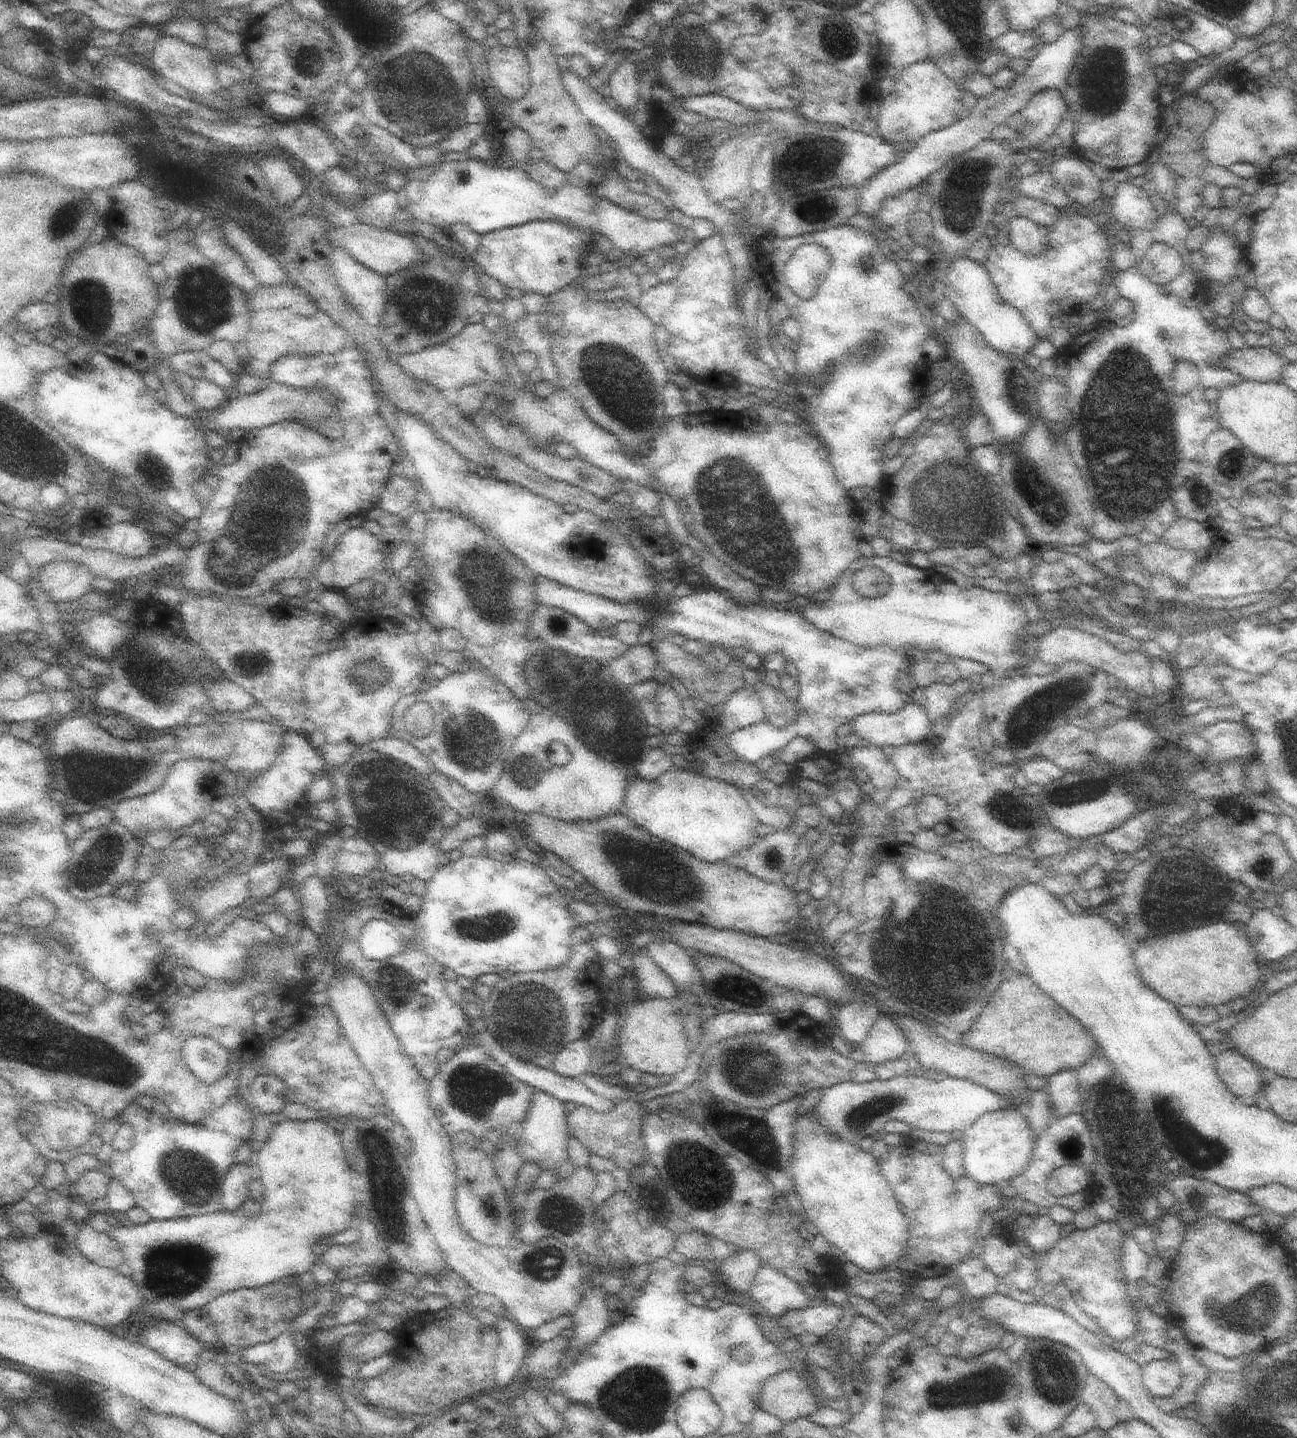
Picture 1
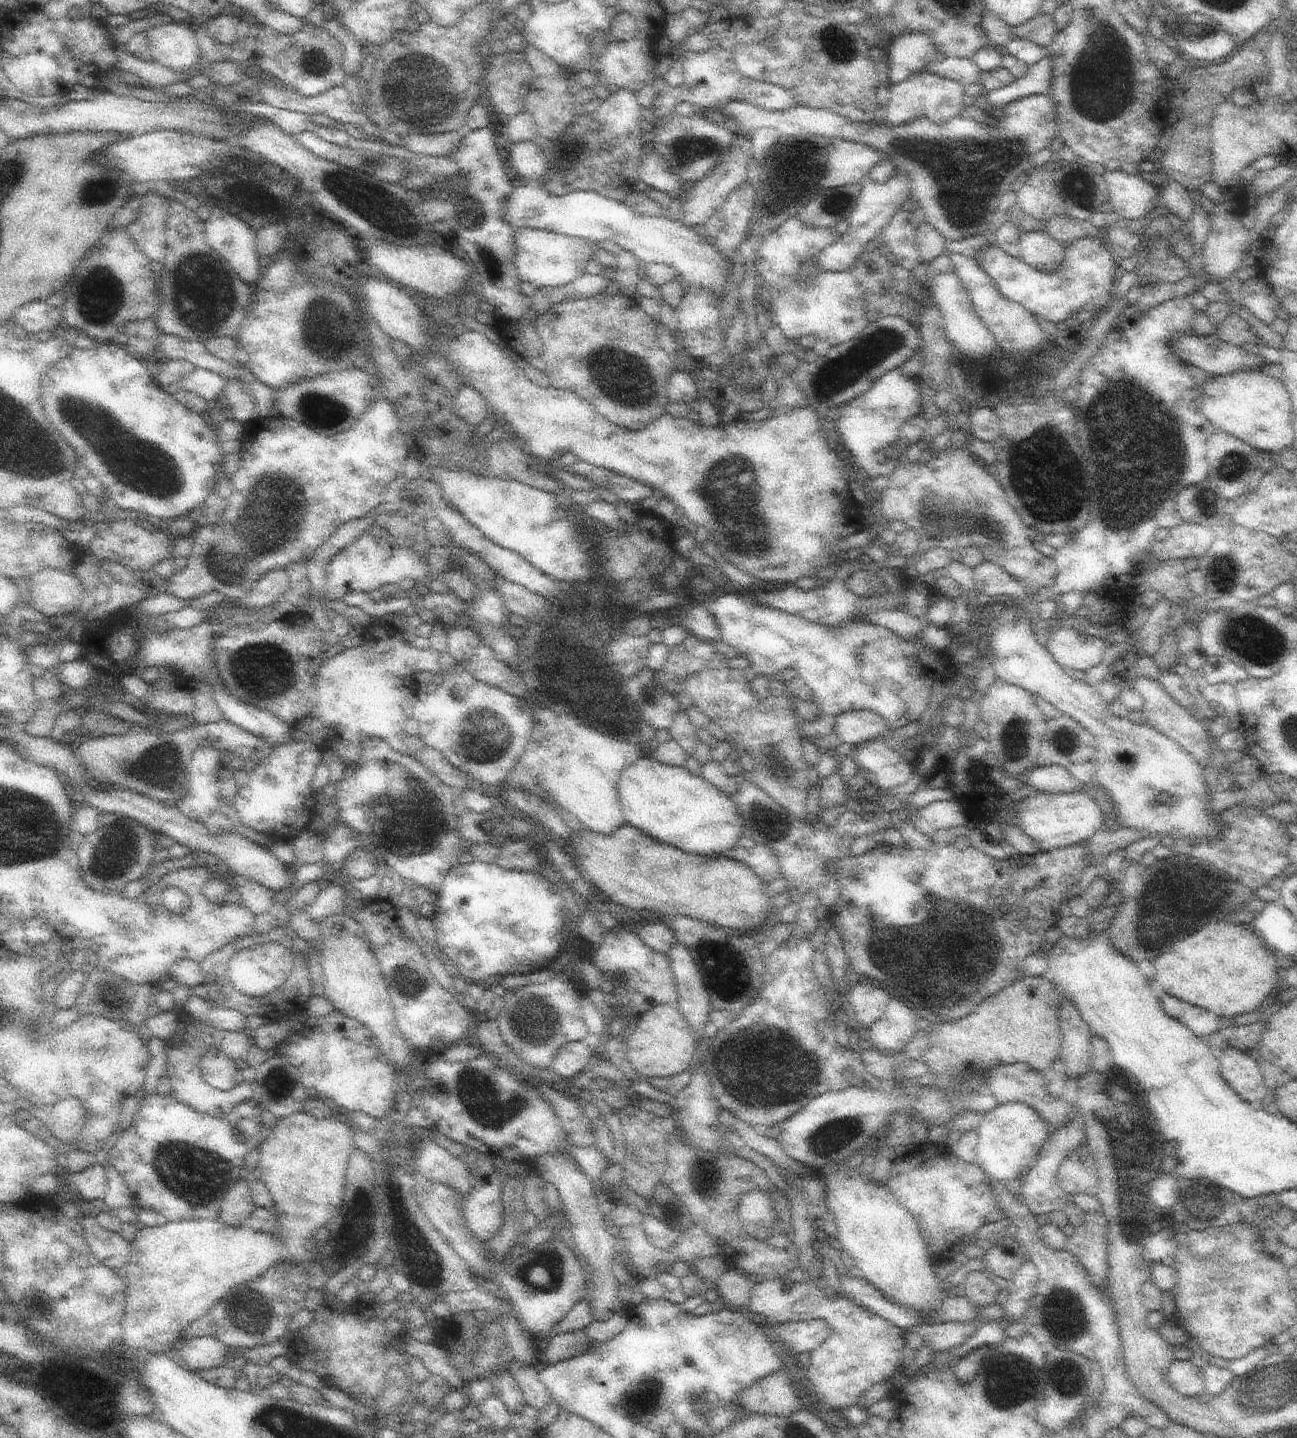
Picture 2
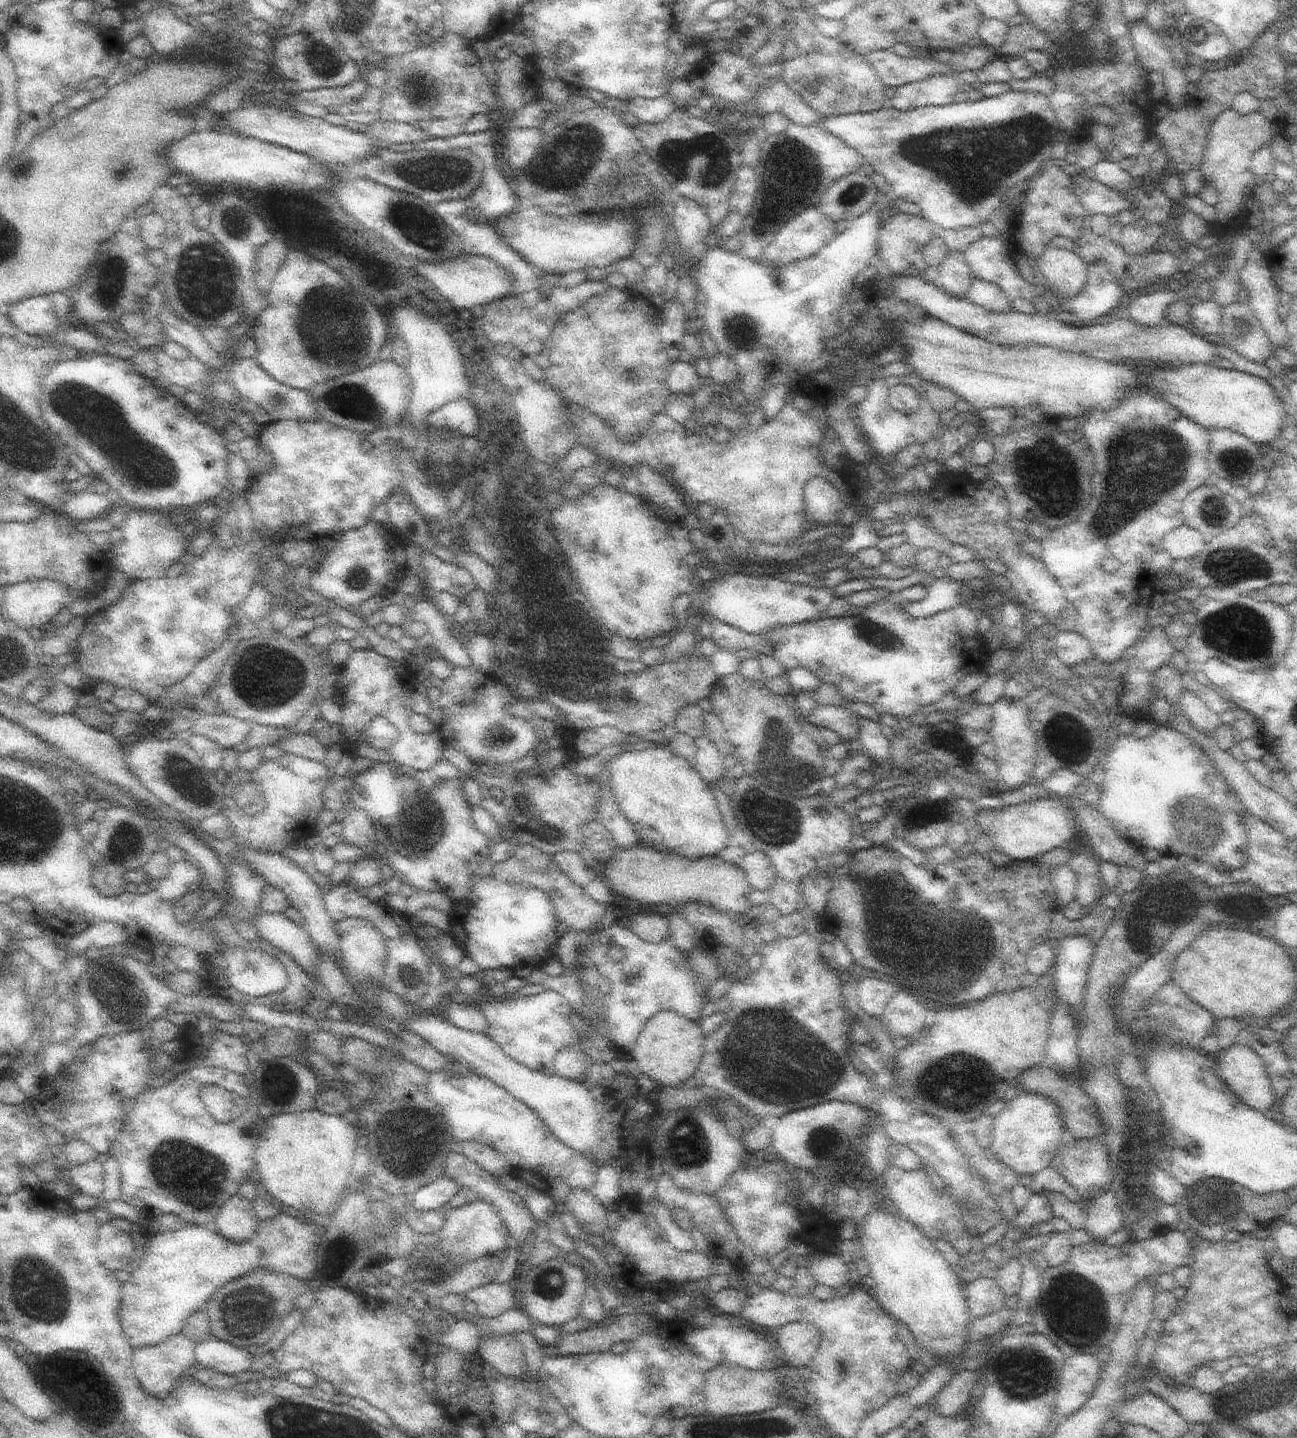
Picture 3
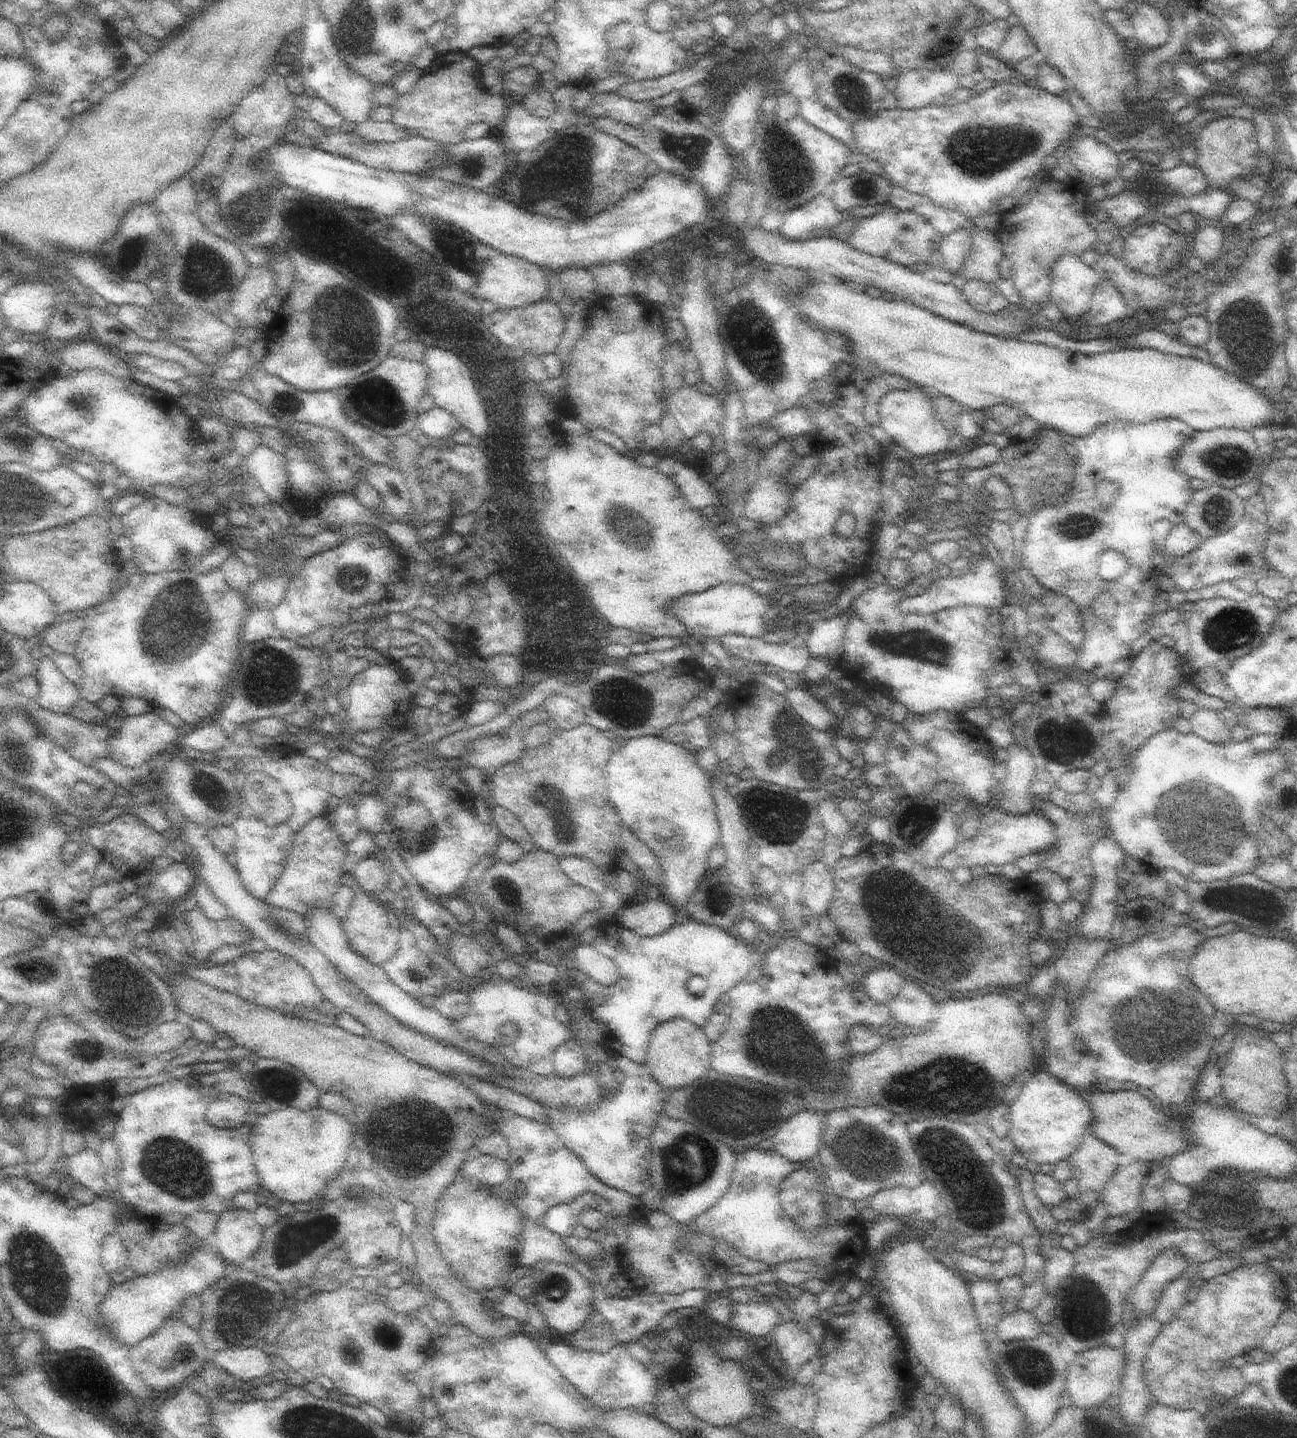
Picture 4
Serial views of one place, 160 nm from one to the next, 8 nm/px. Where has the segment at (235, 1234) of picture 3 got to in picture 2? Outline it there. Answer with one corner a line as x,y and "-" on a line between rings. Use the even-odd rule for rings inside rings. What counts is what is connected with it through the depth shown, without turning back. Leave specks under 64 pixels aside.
238,1178
238,1182
234,1182
224,1196
219,1220
228,1226
236,1226
236,1228
247,1226
250,1214
256,1208
250,1184
246,1184
242,1178

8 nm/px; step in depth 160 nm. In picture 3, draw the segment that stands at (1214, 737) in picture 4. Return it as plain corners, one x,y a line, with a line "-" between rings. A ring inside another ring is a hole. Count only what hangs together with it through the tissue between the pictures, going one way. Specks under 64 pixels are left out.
1187,688
1184,689
1180,707
1183,714
1190,719
1190,723
1204,734
1214,737
1222,726
1221,715
1212,711
1196,693

